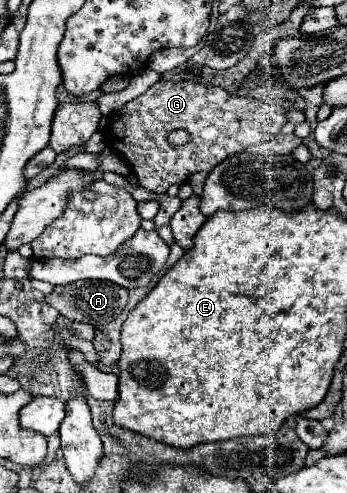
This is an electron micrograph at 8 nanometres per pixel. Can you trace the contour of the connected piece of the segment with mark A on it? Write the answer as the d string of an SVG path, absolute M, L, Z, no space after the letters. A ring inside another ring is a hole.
M78 281L72 285L58 285L54 291L46 297L46 301L64 317L78 323L90 323L94 327L102 327L116 319L126 303L128 303L128 291L116 283L110 281Z

